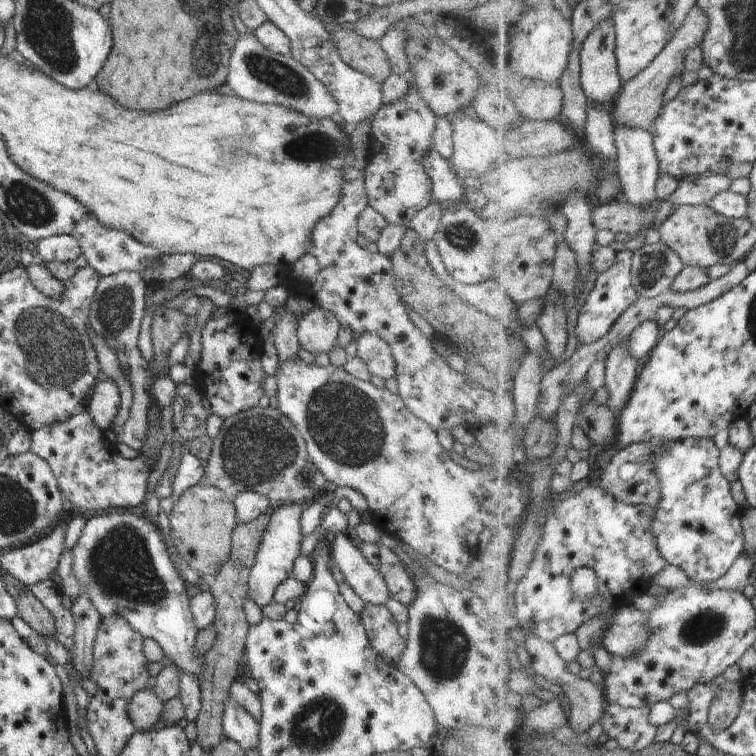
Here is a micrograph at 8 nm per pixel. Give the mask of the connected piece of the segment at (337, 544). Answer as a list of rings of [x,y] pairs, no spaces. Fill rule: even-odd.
[[[340,533],[335,536],[332,561],[344,576],[342,584],[350,586],[365,604],[386,605],[389,594],[382,574],[352,545],[347,534]]]

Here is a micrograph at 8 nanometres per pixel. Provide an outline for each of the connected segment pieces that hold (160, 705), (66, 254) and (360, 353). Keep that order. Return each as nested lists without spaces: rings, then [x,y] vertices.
[[[146,688],[132,696],[126,710],[134,728],[146,732],[161,726],[164,705],[165,703],[158,698],[158,694],[154,694],[154,690]]]
[[[66,234],[40,239],[36,246],[39,254],[37,258],[46,263],[75,261],[82,254],[78,240]]]
[[[366,331],[366,334],[358,337],[356,343],[357,356],[366,364],[372,376],[383,380],[395,378],[396,362],[386,340]]]

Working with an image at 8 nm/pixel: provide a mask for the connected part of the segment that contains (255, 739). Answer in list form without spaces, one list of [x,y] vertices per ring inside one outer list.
[[[232,696],[226,698],[222,714],[222,728],[226,739],[233,740],[246,750],[257,750],[259,744],[259,722],[234,702]]]

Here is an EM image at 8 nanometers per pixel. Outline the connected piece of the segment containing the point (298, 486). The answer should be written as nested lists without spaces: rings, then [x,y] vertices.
[[[258,406],[224,419],[220,434],[212,440],[212,443],[211,455],[207,460],[201,482],[222,490],[230,500],[233,500],[236,494],[251,490],[256,494],[267,496],[271,503],[294,501],[306,504],[324,491],[327,480],[310,462],[306,444],[296,426],[279,409]]]

